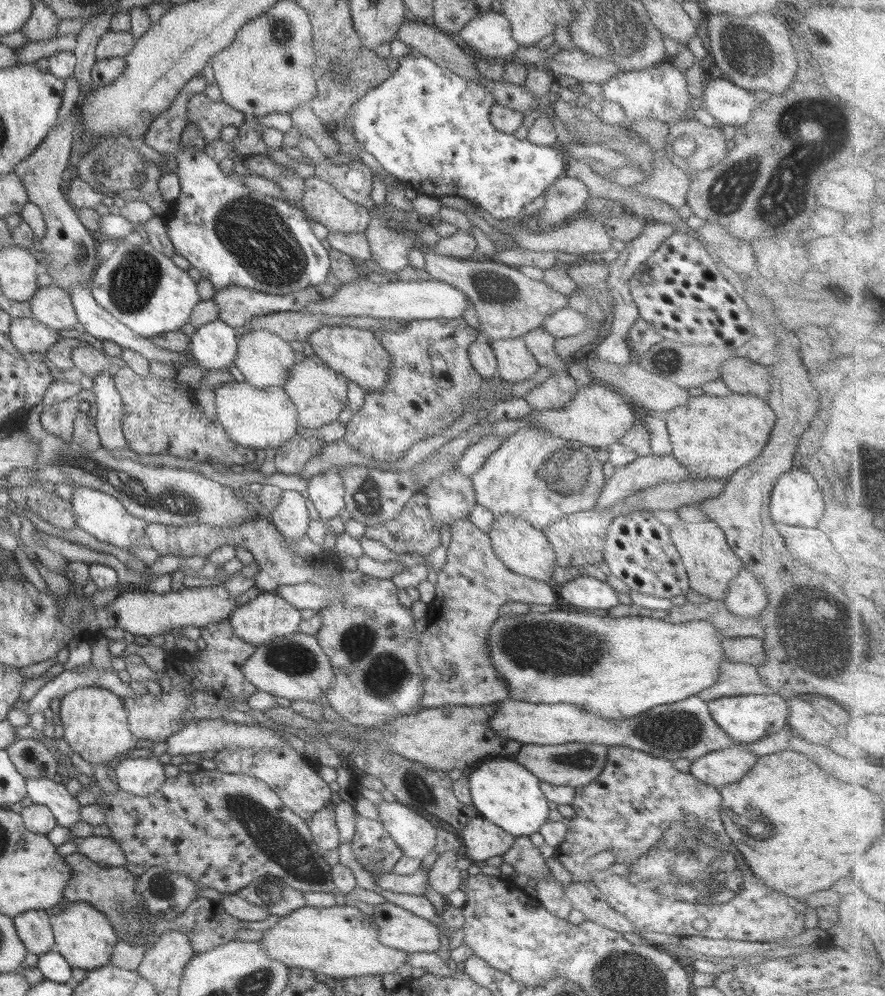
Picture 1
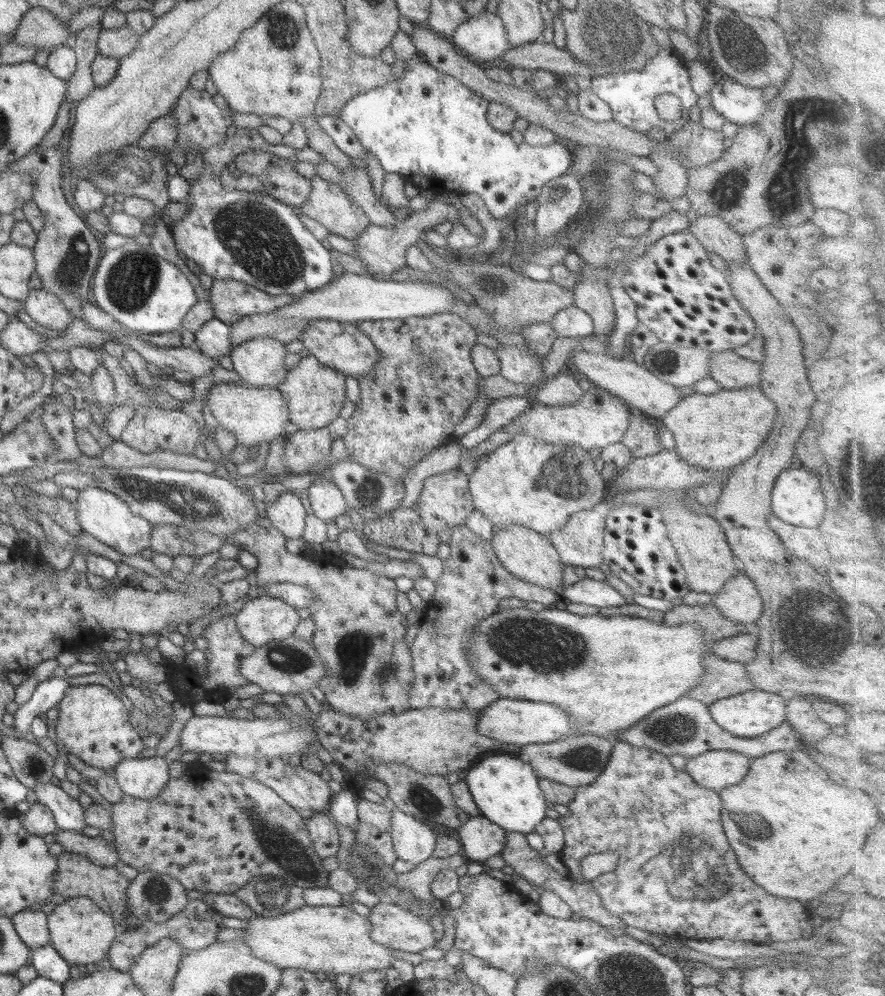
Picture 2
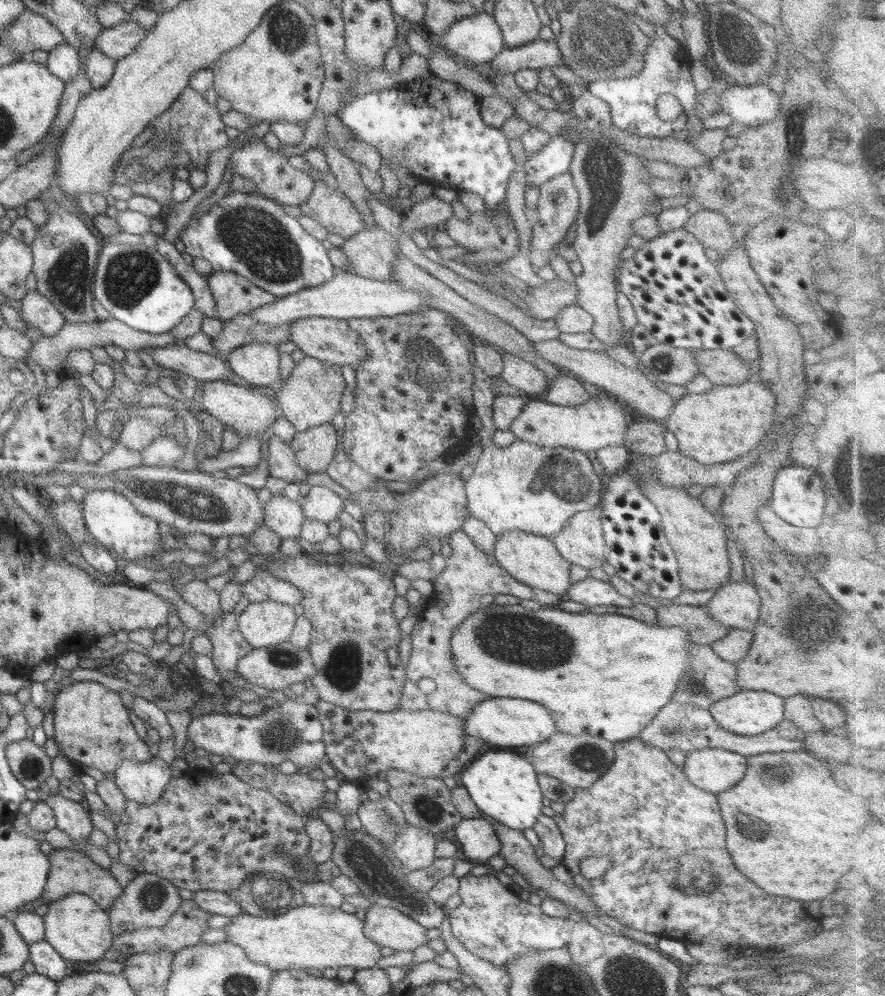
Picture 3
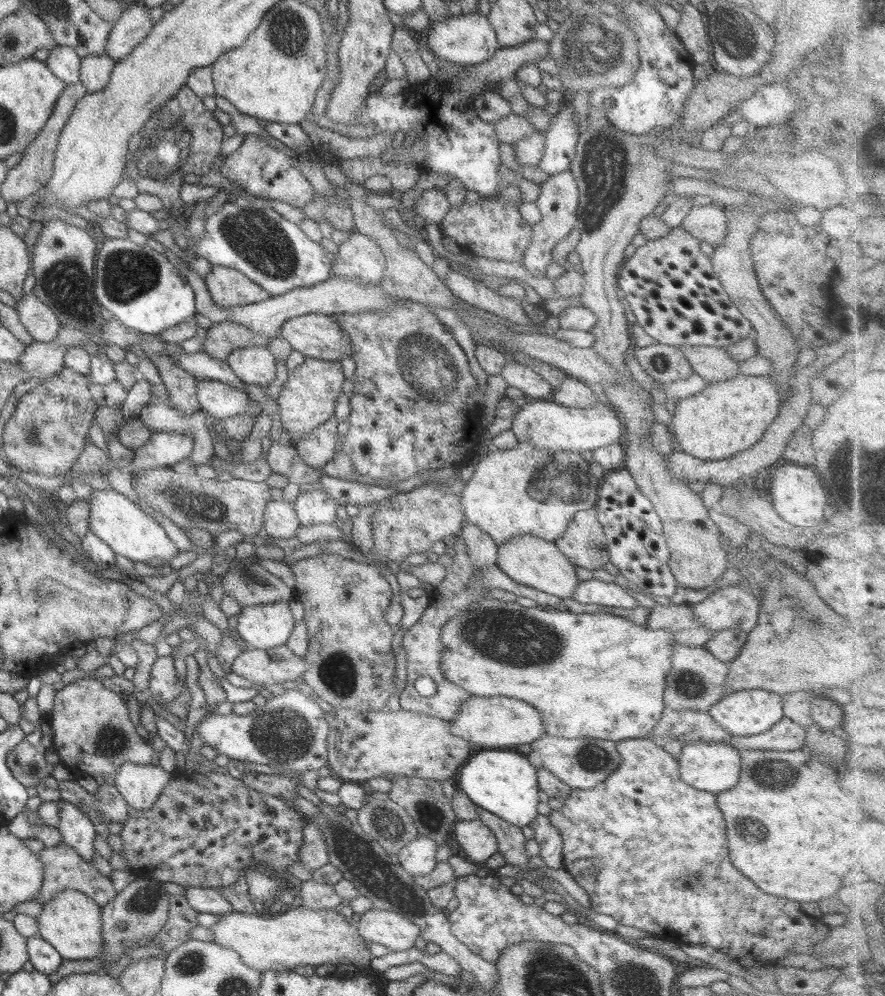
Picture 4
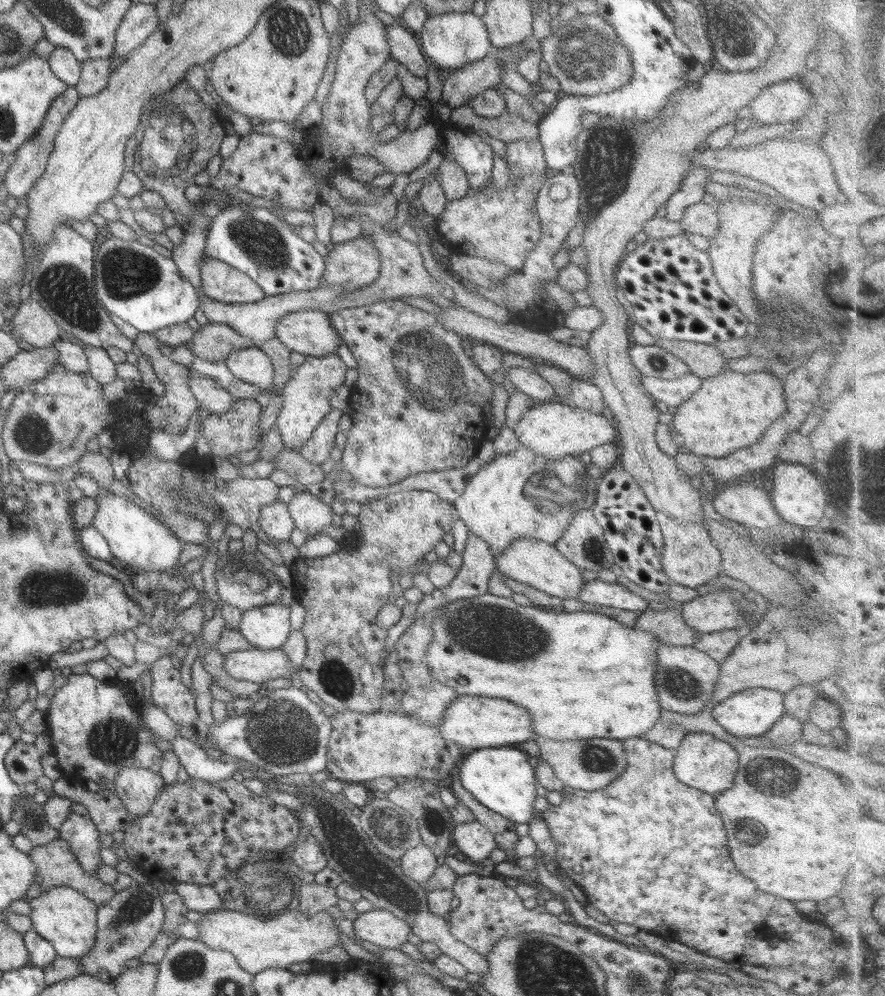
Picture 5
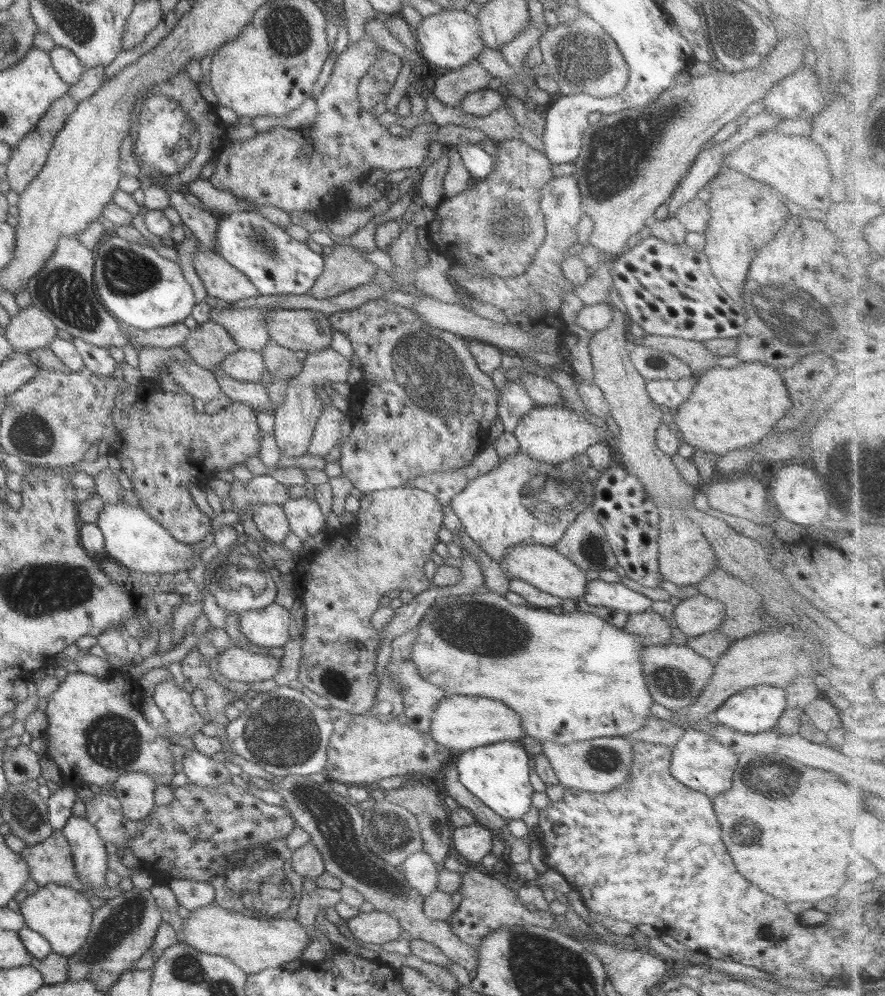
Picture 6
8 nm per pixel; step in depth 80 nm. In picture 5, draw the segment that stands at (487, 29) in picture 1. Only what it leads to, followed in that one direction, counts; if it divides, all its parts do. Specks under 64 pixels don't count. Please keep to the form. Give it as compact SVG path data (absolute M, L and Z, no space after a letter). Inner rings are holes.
M446 12L446 14L436 14L436 16L429 15L424 28L417 34L417 39L420 42L421 51L428 58L428 61L442 69L462 68L484 58L493 49L482 18L471 12Z

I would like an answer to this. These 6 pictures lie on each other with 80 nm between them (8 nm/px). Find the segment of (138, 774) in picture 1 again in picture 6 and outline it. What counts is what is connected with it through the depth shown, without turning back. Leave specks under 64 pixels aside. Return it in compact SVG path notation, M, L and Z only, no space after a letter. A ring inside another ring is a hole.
M130 772L119 776L113 790L128 820L145 820L156 807L158 784L147 774Z

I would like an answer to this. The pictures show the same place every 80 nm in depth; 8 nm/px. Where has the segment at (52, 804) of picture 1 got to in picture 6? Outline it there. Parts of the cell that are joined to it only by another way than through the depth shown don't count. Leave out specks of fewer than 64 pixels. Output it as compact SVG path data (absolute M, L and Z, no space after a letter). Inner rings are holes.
M71 815L60 832L67 838L73 854L75 871L83 886L104 888L108 853L99 830L87 819Z

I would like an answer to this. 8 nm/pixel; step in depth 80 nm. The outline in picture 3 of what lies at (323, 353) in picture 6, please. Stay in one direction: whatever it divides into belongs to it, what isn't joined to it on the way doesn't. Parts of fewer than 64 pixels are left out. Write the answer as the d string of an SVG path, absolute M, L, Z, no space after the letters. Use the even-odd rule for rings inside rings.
M305 356L292 369L288 380L282 383L280 391L276 393L276 402L287 418L296 429L296 433L306 432L312 427L319 427L332 423L340 408L342 391L347 382L341 373L341 366L329 365L317 358Z

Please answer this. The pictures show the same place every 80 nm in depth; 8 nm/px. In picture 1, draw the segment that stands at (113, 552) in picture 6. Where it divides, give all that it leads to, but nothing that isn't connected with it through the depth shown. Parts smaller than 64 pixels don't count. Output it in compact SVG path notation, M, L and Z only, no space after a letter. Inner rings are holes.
M75 487L72 493L71 506L77 526L86 530L88 534L98 538L100 542L108 542L119 546L122 550L131 550L147 542L145 529L147 522L128 514L126 508L110 494L88 487ZM134 546L134 547L133 547Z

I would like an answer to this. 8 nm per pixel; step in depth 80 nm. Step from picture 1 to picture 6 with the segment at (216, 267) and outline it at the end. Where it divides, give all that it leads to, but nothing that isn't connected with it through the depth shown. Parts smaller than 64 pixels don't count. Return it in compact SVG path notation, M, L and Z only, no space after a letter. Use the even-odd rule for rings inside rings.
M254 207L248 211L220 215L216 233L216 248L216 252L242 274L245 274L262 295L306 295L322 274L325 265L324 256L312 251L308 244L291 238L284 229L263 217Z

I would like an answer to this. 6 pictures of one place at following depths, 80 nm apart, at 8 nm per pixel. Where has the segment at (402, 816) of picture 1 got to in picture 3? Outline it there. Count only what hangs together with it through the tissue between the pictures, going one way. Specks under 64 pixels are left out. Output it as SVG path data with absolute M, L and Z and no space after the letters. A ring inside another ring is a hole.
M407 824L390 846L391 857L396 857L411 871L428 868L437 859L435 855L438 838L422 828Z

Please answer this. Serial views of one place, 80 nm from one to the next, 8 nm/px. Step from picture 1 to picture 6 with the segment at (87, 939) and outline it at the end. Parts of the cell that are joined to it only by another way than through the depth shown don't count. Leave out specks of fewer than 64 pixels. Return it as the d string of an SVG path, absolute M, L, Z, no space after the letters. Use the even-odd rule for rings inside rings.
M54 883L39 886L36 892L24 894L19 901L20 914L27 920L27 928L38 932L50 945L55 954L74 956L80 952L92 932L94 910L89 897L72 887Z

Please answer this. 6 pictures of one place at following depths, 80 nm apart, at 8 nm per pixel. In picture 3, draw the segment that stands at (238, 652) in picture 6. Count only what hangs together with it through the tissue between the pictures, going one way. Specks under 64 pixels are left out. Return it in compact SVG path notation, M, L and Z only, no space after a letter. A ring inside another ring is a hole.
M290 640L281 642L273 647L254 649L245 654L237 662L237 671L240 675L256 686L268 690L281 690L294 682L302 682L317 673L318 668L314 666L308 648L295 646Z

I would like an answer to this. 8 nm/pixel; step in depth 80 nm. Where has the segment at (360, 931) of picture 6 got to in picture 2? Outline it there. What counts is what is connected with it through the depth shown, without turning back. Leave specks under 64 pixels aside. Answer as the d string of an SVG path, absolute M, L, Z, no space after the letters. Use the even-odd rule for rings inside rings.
M379 902L367 918L372 923L372 941L381 946L411 954L436 948L431 924L401 906Z

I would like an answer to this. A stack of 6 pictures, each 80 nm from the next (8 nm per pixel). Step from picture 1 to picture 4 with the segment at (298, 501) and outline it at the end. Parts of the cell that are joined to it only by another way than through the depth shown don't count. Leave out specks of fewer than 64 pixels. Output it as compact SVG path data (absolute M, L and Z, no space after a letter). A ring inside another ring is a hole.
M286 500L269 501L264 508L263 529L275 541L283 543L301 527L294 504Z

